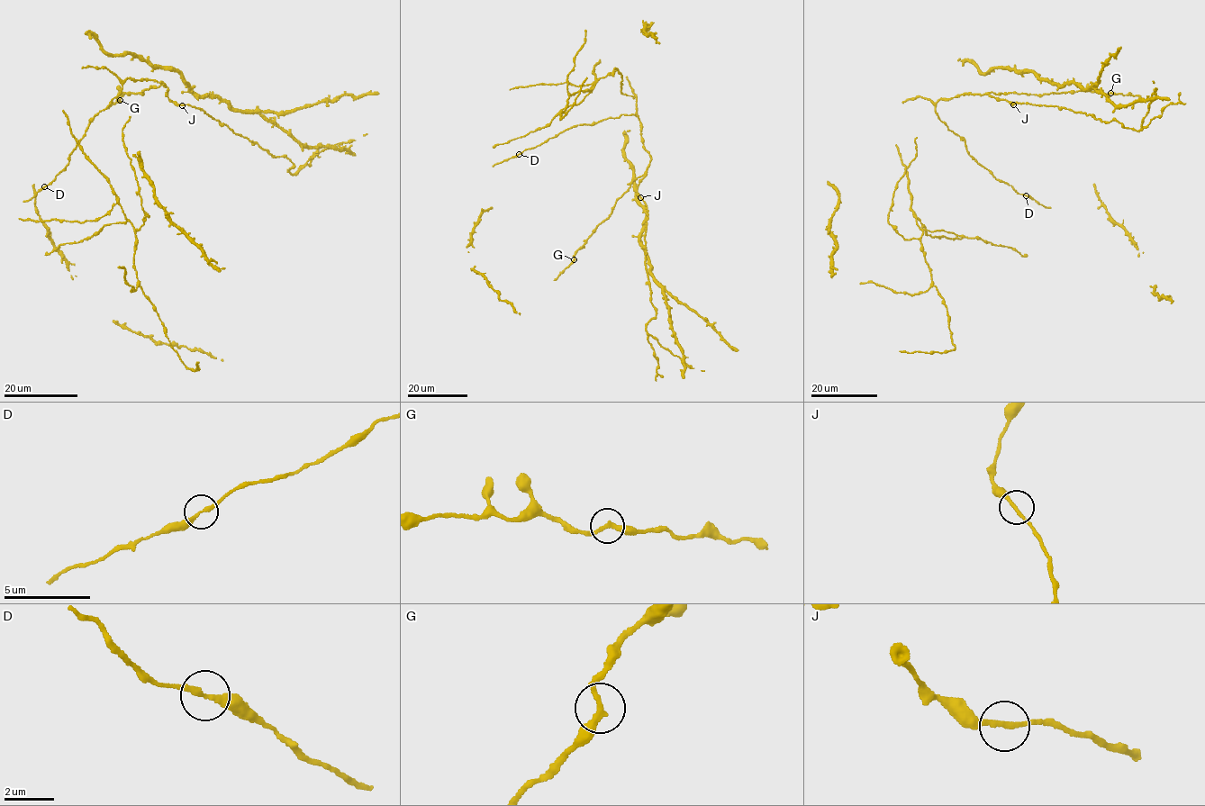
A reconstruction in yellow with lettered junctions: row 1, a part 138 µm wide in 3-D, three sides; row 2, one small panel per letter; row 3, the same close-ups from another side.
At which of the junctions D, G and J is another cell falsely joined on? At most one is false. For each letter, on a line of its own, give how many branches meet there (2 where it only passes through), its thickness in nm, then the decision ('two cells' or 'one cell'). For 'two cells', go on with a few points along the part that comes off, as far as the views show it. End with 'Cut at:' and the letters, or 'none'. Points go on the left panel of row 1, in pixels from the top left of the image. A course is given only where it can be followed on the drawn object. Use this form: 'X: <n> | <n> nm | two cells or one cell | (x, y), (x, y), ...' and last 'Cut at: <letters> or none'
D: 2 | 240 nm | one cell
G: 2 | 240 nm | one cell
J: 2 | 190 nm | one cell
Cut at: none

